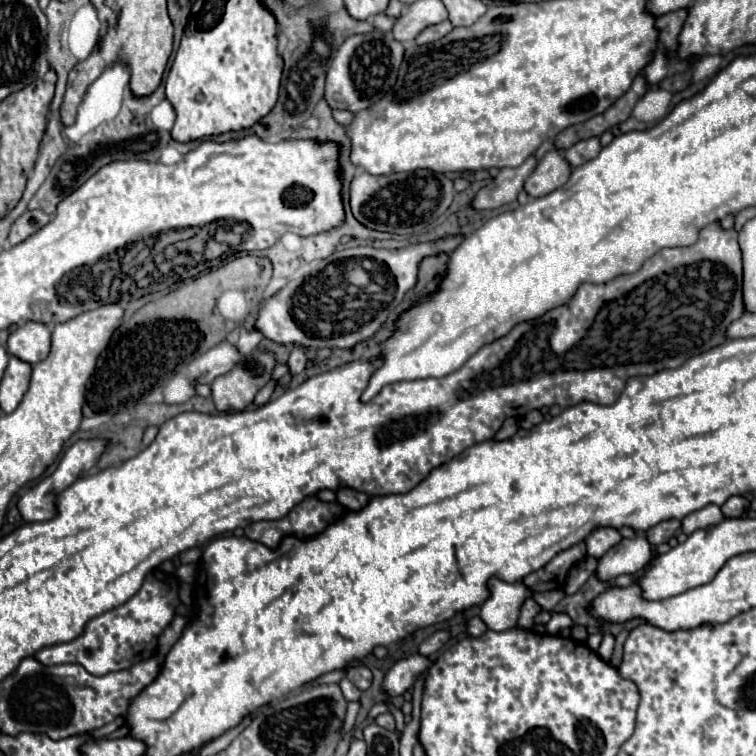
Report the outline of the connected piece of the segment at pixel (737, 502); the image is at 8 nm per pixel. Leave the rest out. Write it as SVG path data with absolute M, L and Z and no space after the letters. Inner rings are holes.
M731 496L731 498L721 506L721 510L723 510L723 514L725 514L727 518L739 518L747 508L749 508L749 502L747 502L743 496Z

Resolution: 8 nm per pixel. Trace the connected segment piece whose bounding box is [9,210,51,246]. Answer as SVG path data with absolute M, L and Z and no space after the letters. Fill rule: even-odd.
M27 210L23 212L15 224L11 226L11 232L9 232L9 242L15 246L15 244L21 244L25 242L29 236L33 236L35 232L39 232L43 226L47 226L51 220L51 216L47 216L43 210Z

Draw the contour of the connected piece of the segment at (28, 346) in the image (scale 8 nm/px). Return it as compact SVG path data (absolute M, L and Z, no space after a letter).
M25 322L9 334L7 352L27 364L37 364L49 354L49 328L37 322Z

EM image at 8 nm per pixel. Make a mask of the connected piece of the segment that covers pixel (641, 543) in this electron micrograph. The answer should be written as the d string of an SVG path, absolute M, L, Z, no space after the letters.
M637 536L633 540L623 538L621 544L613 546L603 558L599 558L595 576L603 582L611 582L621 574L633 574L641 570L651 558L649 542L645 536Z

